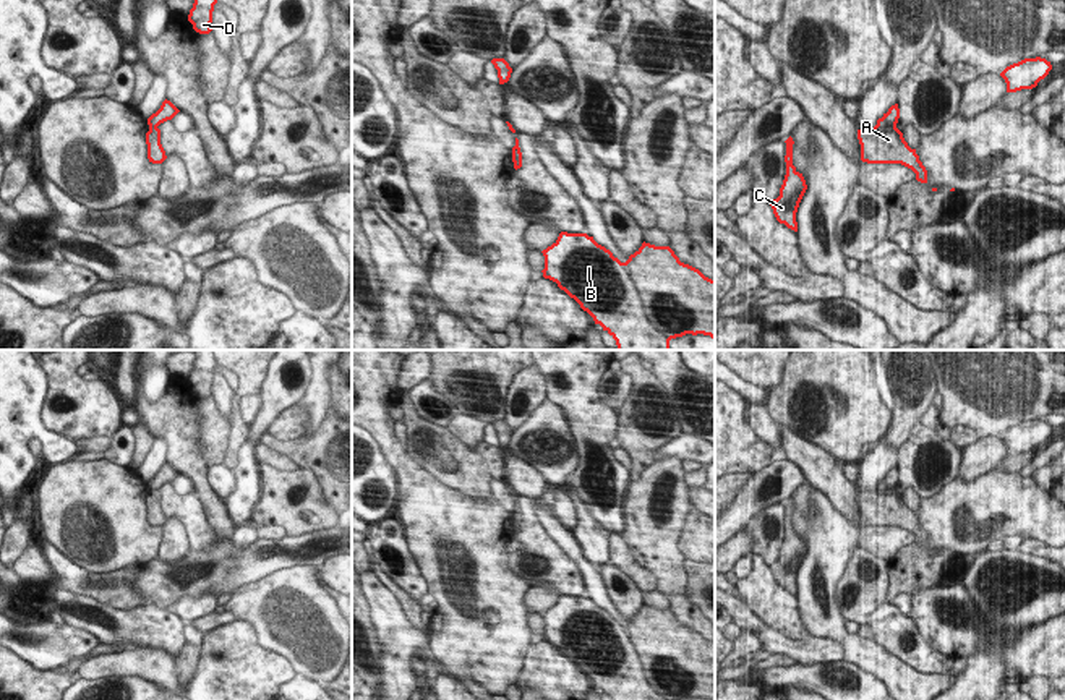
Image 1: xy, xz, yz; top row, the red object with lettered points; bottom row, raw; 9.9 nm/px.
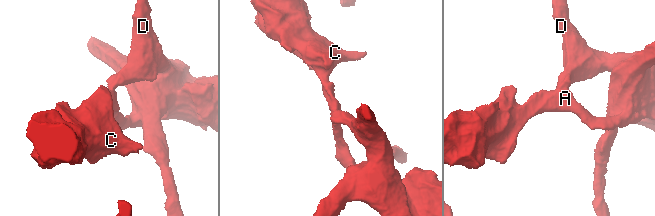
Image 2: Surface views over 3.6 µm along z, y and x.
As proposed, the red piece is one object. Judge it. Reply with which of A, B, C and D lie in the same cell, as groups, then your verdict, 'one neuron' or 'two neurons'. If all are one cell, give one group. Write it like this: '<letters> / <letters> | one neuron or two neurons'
A C / B D | two neurons

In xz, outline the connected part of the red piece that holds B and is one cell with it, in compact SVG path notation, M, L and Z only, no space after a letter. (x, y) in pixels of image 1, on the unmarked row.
M561 595L558 603L541 616L545 619L543 640L556 645L609 698L666 700L650 687L642 661L634 651L624 625L614 621L609 612L598 608L593 600Z

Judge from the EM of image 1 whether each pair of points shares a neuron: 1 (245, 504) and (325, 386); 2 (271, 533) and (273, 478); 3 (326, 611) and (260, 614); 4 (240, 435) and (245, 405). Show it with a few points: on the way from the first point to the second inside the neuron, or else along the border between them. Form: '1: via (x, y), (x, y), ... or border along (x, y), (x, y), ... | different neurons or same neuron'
1: border along (312, 368), (312, 381), (305, 394), (292, 405) | different neurons
2: border along (256, 529), (279, 525), (286, 533) | different neurons
3: via (310, 611), (276, 611) | same neuron
4: border along (237, 405), (243, 420) | different neurons

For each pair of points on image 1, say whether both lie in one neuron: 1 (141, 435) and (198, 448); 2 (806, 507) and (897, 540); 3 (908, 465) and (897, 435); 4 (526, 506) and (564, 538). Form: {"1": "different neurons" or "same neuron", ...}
{"1": "different neurons", "2": "same neuron", "3": "different neurons", "4": "different neurons"}

